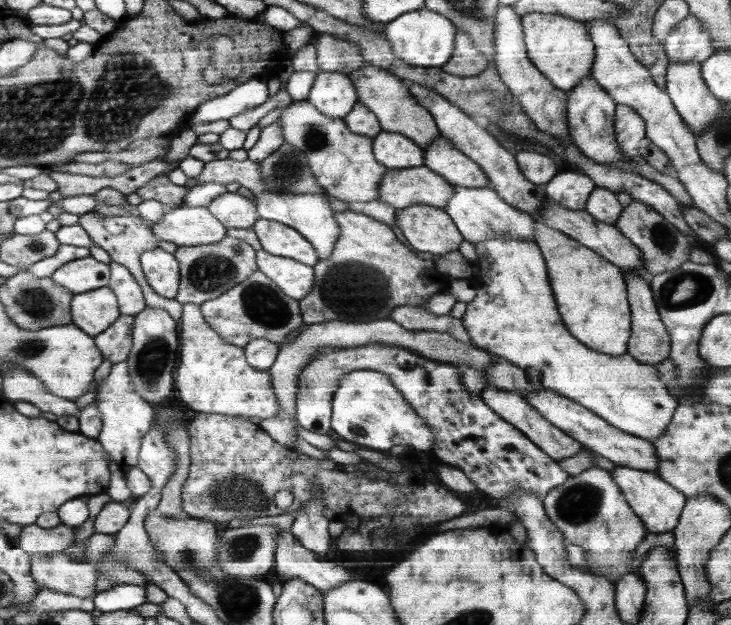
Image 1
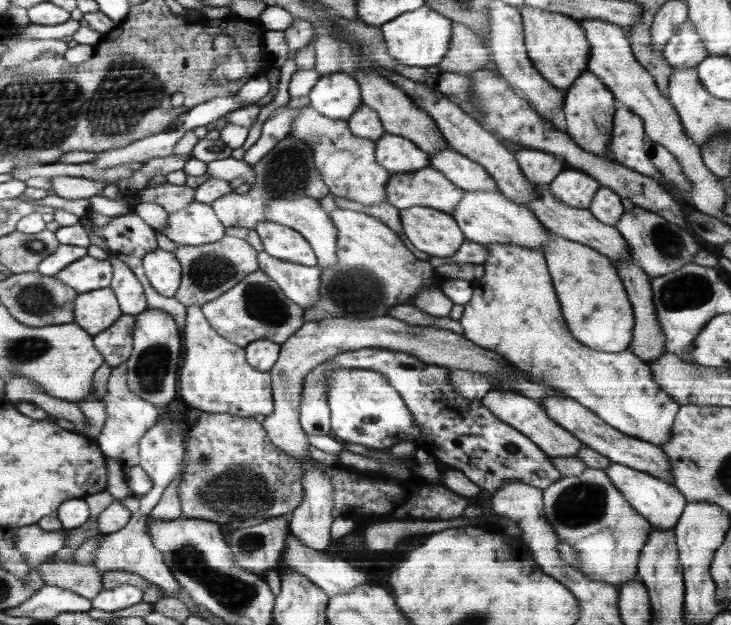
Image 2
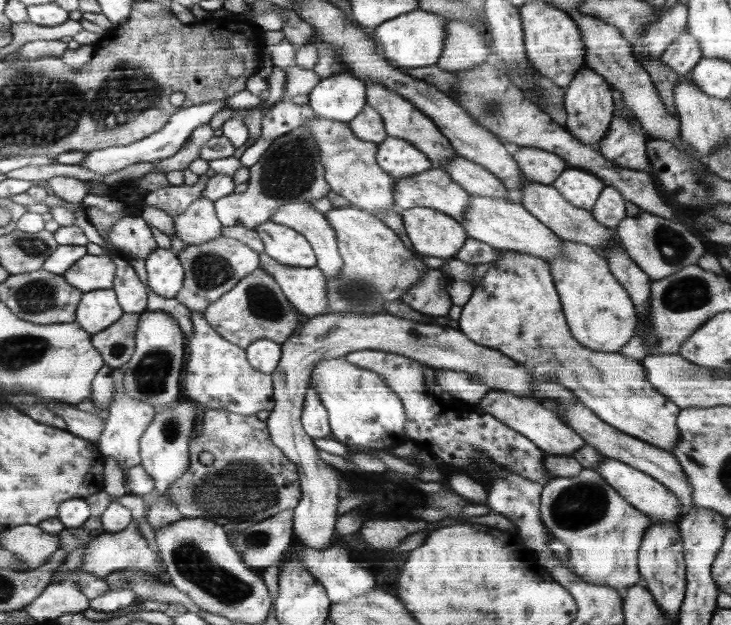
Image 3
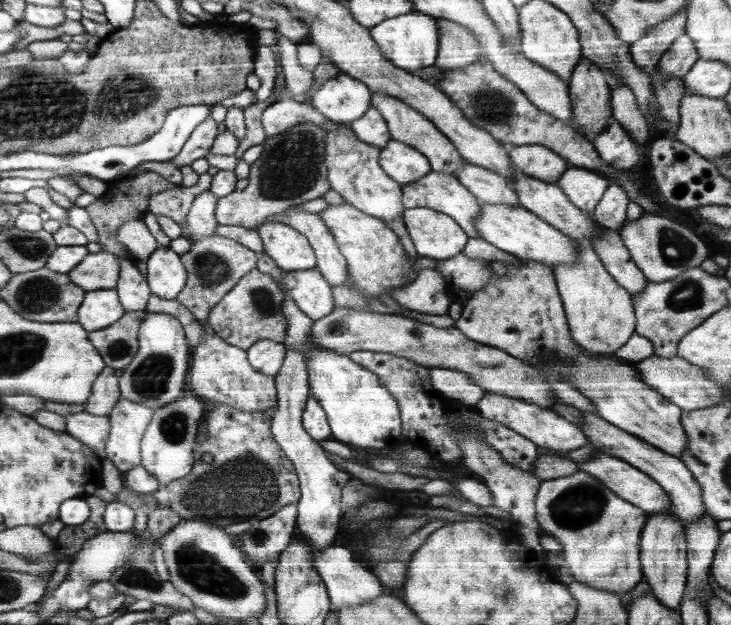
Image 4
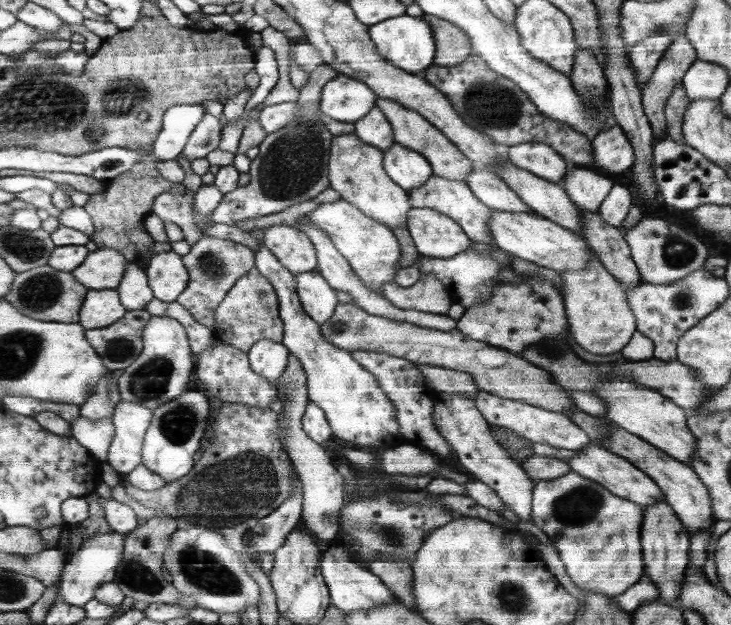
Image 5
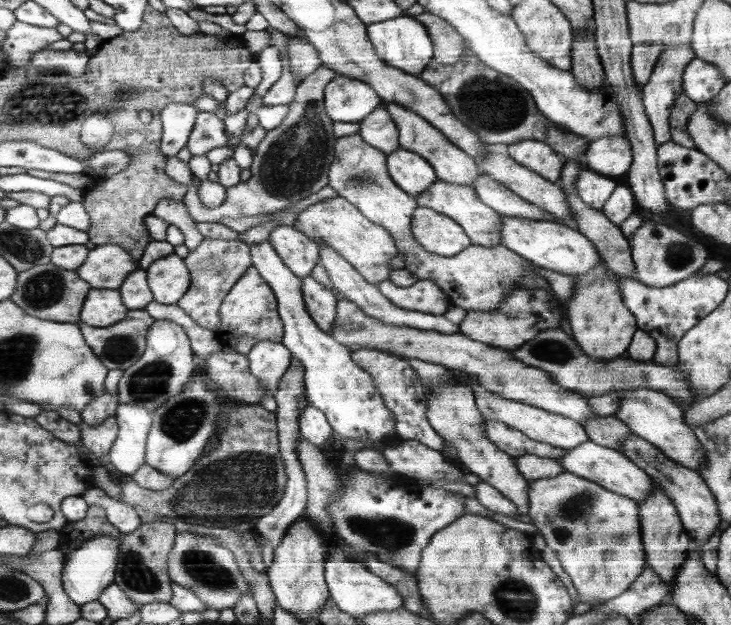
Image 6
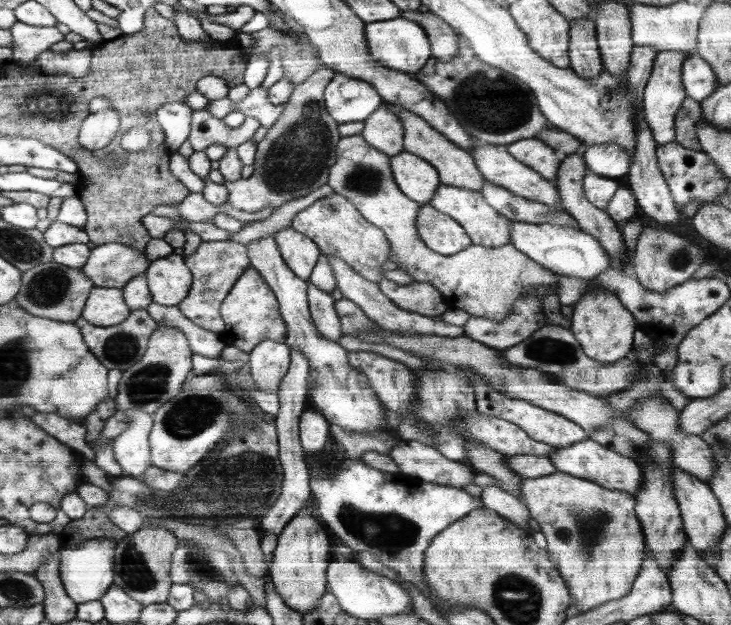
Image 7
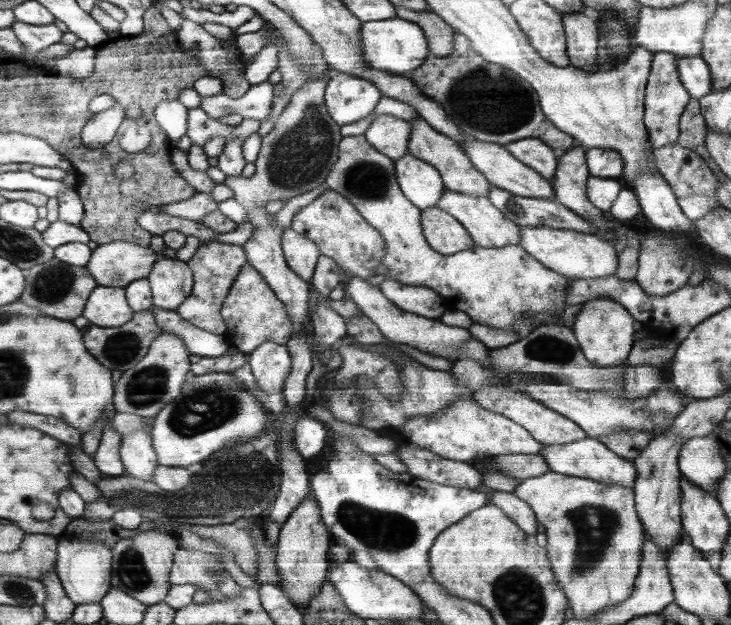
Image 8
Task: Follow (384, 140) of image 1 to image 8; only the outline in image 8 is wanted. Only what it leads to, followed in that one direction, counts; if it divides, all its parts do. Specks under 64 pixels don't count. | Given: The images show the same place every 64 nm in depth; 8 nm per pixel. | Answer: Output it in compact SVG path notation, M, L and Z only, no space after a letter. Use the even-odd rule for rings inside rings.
M410 154L394 163L402 192L422 211L436 207L446 190L439 169Z

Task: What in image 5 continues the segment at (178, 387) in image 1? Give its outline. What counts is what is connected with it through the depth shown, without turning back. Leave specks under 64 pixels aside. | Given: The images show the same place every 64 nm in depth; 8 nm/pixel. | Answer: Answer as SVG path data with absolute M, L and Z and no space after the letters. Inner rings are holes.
M218 341L209 350L202 351L195 357L192 384L196 384L198 385L197 388L209 392L215 400L220 398L224 403L269 408L270 404L278 399L278 388L272 386L264 376L260 376L251 370L247 353L225 342Z

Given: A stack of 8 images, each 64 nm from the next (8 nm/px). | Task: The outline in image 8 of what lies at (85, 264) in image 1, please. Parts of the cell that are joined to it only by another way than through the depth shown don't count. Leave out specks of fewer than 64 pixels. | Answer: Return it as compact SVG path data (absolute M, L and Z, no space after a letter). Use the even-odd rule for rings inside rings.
M125 241L99 245L87 265L100 286L126 288L140 279L147 279L158 260L164 256Z

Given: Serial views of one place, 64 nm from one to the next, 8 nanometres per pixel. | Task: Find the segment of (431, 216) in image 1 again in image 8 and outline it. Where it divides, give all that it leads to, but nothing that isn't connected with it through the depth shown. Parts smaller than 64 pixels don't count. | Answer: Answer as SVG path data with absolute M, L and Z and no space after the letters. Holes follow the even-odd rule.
M437 206L422 211L421 224L424 226L426 241L438 253L452 255L476 245L476 242L470 240L465 225Z

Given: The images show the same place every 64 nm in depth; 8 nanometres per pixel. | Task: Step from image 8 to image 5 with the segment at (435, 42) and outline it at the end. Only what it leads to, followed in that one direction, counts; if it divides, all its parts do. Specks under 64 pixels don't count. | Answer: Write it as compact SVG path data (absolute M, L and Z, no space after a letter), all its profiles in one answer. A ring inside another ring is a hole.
M424 14L422 18L432 26L436 38L437 52L433 64L450 67L469 59L472 42L458 25L430 14Z

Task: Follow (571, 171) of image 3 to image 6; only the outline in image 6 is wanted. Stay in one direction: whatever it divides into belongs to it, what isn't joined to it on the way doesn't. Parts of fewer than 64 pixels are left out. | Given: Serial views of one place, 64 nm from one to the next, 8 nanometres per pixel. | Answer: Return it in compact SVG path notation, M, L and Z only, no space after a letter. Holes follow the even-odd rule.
M585 168L576 182L580 199L594 209L601 209L617 188L617 183L610 176L601 175L591 169Z

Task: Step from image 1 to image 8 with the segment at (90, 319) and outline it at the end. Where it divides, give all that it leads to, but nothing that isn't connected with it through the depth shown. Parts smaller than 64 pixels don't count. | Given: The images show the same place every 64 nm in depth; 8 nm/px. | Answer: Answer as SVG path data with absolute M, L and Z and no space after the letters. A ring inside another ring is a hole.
M99 286L90 298L83 317L110 328L128 323L135 314L129 306L125 288Z

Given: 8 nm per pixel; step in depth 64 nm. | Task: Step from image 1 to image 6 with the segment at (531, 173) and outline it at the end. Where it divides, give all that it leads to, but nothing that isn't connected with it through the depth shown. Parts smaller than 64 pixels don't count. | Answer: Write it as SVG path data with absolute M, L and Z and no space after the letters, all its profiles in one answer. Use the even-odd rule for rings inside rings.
M522 140L509 145L508 151L518 164L526 165L526 168L540 173L546 180L558 183L560 172L564 170L562 160L549 144L539 140Z

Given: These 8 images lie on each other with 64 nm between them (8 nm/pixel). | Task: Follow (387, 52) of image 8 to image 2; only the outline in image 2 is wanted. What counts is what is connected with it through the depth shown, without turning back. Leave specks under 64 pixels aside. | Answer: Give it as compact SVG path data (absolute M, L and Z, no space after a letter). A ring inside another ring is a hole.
M428 6L417 8L416 11L405 12L396 19L382 23L380 32L386 43L388 52L403 65L415 67L433 67L442 62L449 52L452 43L453 20Z

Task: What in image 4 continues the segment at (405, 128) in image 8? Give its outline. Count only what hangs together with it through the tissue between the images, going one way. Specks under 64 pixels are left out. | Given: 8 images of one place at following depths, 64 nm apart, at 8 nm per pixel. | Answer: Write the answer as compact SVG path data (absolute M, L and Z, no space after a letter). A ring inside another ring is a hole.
M370 106L368 112L362 115L360 119L350 122L350 129L352 129L362 141L366 141L371 145L377 145L380 148L392 140L385 117L381 115L379 109L373 106Z

